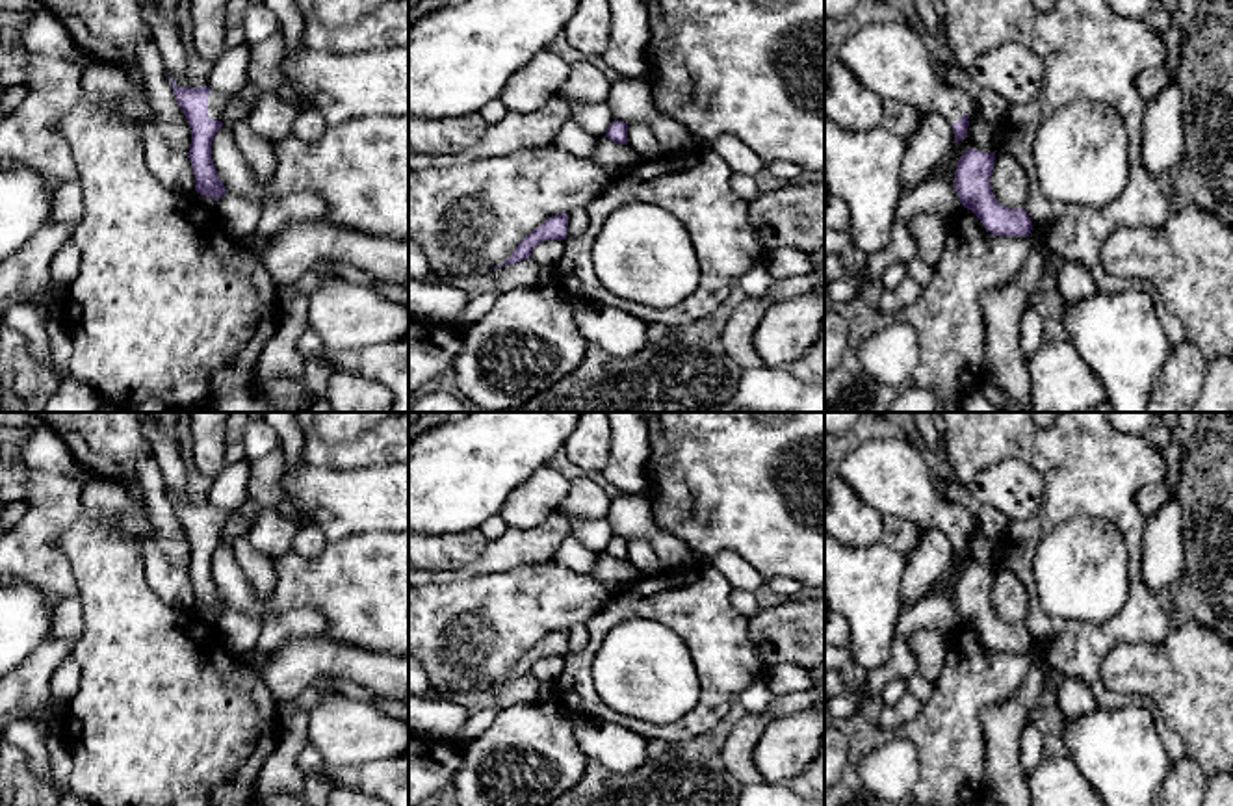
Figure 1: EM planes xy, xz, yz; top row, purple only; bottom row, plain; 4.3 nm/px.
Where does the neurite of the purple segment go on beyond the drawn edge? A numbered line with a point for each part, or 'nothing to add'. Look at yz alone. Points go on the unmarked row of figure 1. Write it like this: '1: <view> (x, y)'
1: yz (890, 474)

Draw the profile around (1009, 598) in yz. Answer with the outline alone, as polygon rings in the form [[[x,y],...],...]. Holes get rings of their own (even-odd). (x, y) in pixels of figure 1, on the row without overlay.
[[[995,566],[990,602],[997,618],[1008,624],[1025,624],[1029,592],[1021,579],[1006,566]]]

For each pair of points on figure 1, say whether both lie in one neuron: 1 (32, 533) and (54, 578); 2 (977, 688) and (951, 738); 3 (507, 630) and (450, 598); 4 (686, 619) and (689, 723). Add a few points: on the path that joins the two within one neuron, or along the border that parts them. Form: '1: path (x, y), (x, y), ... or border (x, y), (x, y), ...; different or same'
1: path (32, 545), (32, 554), (45, 567); same
2: path (964, 701), (951, 714), (951, 725); same
3: path (493, 615), (483, 602), (465, 602); same
4: path (712, 645), (712, 697); same

